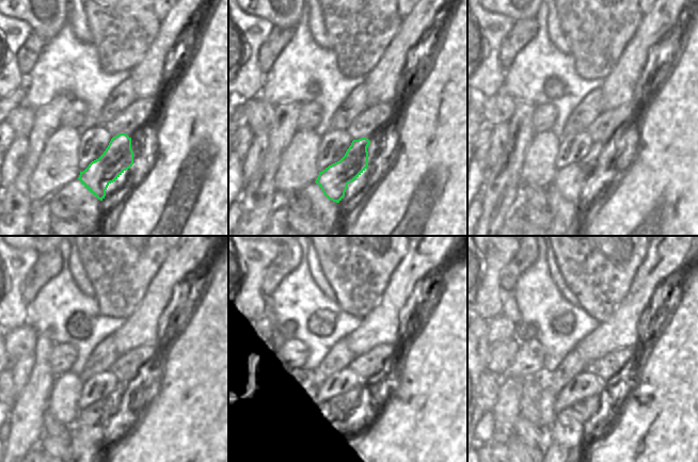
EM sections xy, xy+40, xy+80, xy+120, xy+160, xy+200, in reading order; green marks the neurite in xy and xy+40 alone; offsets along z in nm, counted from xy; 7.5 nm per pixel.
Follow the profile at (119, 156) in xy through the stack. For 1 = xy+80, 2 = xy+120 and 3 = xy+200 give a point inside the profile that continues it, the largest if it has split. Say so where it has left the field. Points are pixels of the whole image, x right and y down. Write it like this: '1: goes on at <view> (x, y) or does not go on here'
1: goes on at xy+80 (572, 181)
2: goes on at xy+120 (93, 421)
3: goes on at xy+200 (570, 428)

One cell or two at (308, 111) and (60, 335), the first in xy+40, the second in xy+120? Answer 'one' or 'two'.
two

